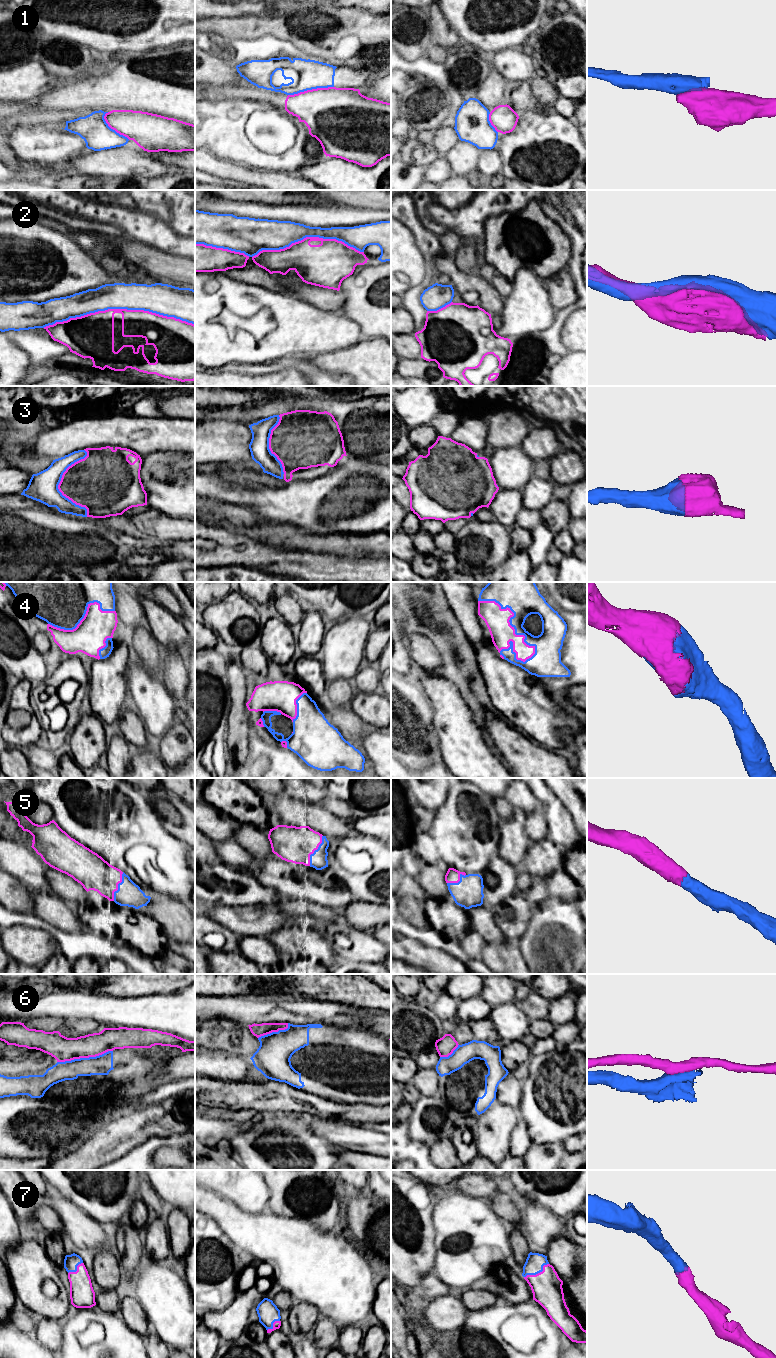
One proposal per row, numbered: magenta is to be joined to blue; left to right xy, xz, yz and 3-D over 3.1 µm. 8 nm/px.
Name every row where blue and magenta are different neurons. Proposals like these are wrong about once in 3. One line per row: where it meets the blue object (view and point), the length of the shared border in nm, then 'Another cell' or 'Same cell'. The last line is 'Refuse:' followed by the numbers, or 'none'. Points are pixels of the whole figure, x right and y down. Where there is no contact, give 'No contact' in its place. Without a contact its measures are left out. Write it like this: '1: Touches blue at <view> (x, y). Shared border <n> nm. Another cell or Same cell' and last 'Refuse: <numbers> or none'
1: Touches blue at xz (310, 89). Shared border 380 nm. Another cell
2: Touches blue at xy (118, 308). Shared border 1200 nm. Another cell
3: Touches blue at xy (58, 484). Shared border 550 nm. Same cell
4: Touches blue at yz (510, 623). Shared border 650 nm. Same cell
5: Touches blue at xz (315, 850). Shared border 260 nm. Same cell
6: Touches blue at xy (84, 1058). Shared border 460 nm. Another cell
7: Touches blue at yz (537, 1273). Shared border 240 nm. Same cell
Refuse: 1, 2, 6

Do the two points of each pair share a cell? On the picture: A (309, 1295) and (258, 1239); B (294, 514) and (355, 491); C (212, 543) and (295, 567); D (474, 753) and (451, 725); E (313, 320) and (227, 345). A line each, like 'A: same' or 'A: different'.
A: same
B: same
C: same
D: same
E: same

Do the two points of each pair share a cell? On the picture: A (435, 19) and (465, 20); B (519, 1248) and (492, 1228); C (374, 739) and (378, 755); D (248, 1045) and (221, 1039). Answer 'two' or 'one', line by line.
A: two
B: two
C: one
D: one

